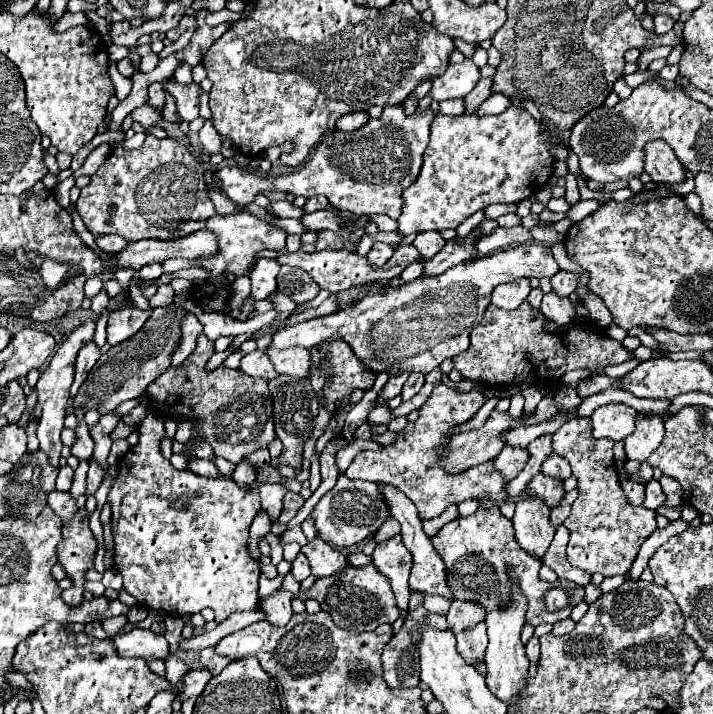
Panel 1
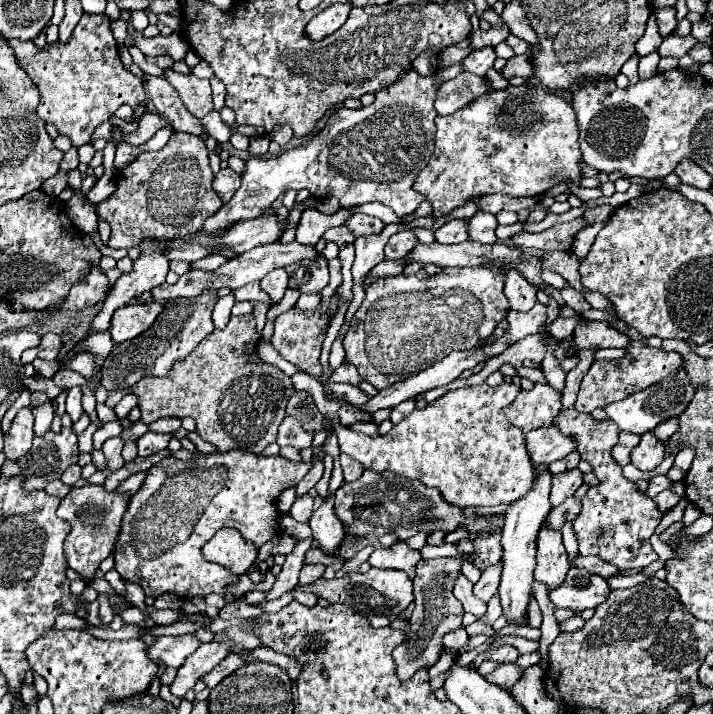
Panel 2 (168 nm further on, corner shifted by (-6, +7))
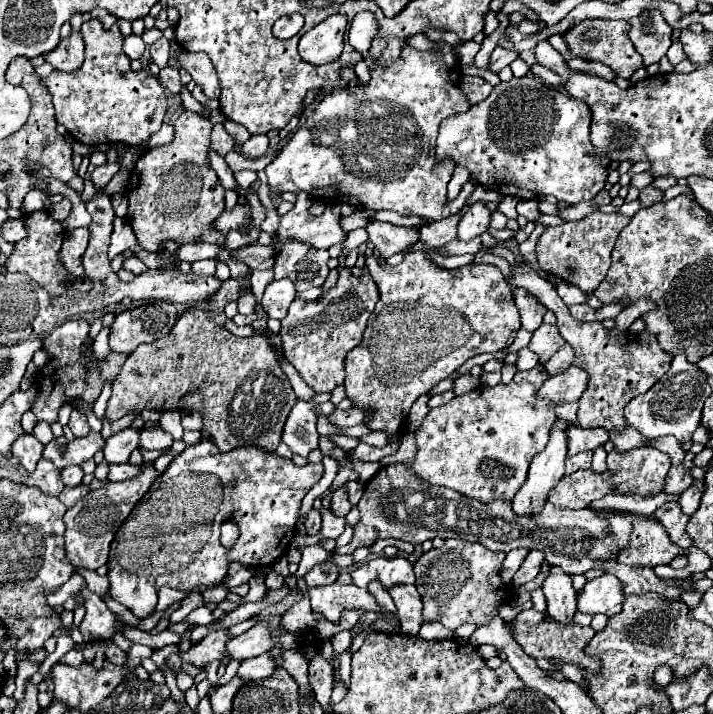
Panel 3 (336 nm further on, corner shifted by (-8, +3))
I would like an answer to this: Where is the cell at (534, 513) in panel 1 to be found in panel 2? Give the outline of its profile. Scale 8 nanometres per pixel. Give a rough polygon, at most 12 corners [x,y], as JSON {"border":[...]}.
{"border":[[544,524],[538,534],[534,580],[548,590],[570,570],[562,534]]}

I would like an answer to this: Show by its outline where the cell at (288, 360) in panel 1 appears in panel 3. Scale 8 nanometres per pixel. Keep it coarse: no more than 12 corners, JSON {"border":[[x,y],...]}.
{"border":[[340,268],[314,302],[296,298],[282,350],[314,392],[344,382],[378,292]]}

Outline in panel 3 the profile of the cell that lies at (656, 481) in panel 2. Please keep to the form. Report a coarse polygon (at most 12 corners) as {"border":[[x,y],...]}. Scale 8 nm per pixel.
{"border":[[686,454],[680,466],[672,466],[664,494],[682,494],[690,484],[694,454]]}

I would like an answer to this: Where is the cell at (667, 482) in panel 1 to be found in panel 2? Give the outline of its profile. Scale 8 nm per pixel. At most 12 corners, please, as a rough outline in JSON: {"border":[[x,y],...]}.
{"border":[[684,448],[674,466],[684,472],[690,468],[696,452],[692,448]]}

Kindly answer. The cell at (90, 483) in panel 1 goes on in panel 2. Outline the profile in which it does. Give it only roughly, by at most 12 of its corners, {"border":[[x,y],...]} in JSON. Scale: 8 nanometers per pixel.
{"border":[[114,436],[104,442],[102,452],[108,474],[124,466],[124,440]]}

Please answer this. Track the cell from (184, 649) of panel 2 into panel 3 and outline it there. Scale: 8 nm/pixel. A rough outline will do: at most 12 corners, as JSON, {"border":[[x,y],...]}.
{"border":[[210,632],[186,652],[178,652],[182,662],[196,668],[220,660],[228,634]]}

